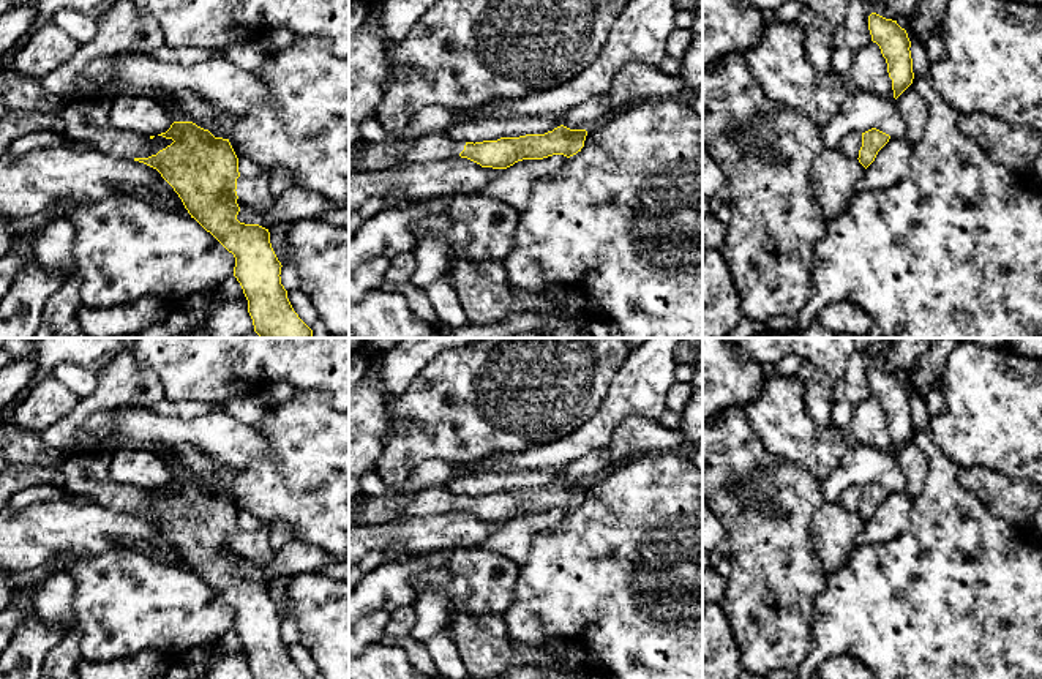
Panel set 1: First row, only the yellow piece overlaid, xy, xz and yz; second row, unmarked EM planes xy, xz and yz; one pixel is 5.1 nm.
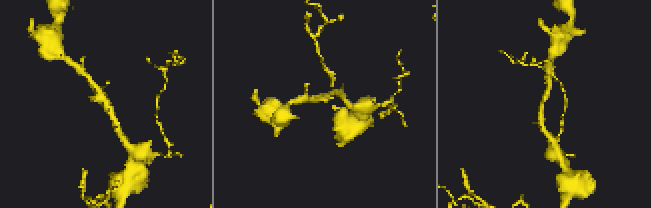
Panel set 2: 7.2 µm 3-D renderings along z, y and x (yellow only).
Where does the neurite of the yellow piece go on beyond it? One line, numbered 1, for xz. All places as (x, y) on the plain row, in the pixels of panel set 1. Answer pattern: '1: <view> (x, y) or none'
1: xz (434, 501)

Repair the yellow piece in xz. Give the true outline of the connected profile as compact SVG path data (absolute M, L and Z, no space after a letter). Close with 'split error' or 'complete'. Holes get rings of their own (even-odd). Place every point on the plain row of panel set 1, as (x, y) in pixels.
M564 478L545 488L500 491L497 494L464 496L434 486L420 494L396 520L410 516L434 516L452 512L467 512L482 521L507 523L523 513L543 513L553 508L567 512L584 501L587 485L570 483Z; split error

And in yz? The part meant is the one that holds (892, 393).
M876 366L868 370L868 384L871 395L879 400L886 412L894 452L897 453L914 433L908 387L897 374L886 373Z; complete

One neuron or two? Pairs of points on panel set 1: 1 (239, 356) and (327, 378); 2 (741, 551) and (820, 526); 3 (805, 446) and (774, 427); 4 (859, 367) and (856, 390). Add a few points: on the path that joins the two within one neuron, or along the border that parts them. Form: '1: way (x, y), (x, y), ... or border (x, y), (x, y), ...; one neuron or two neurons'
1: way (261, 356), (305, 356); one neuron
2: border (824, 501), (810, 521), (810, 542), (820, 564); two neurons
3: way (798, 438), (782, 427); one neuron
4: way (858, 373), (856, 384); one neuron

